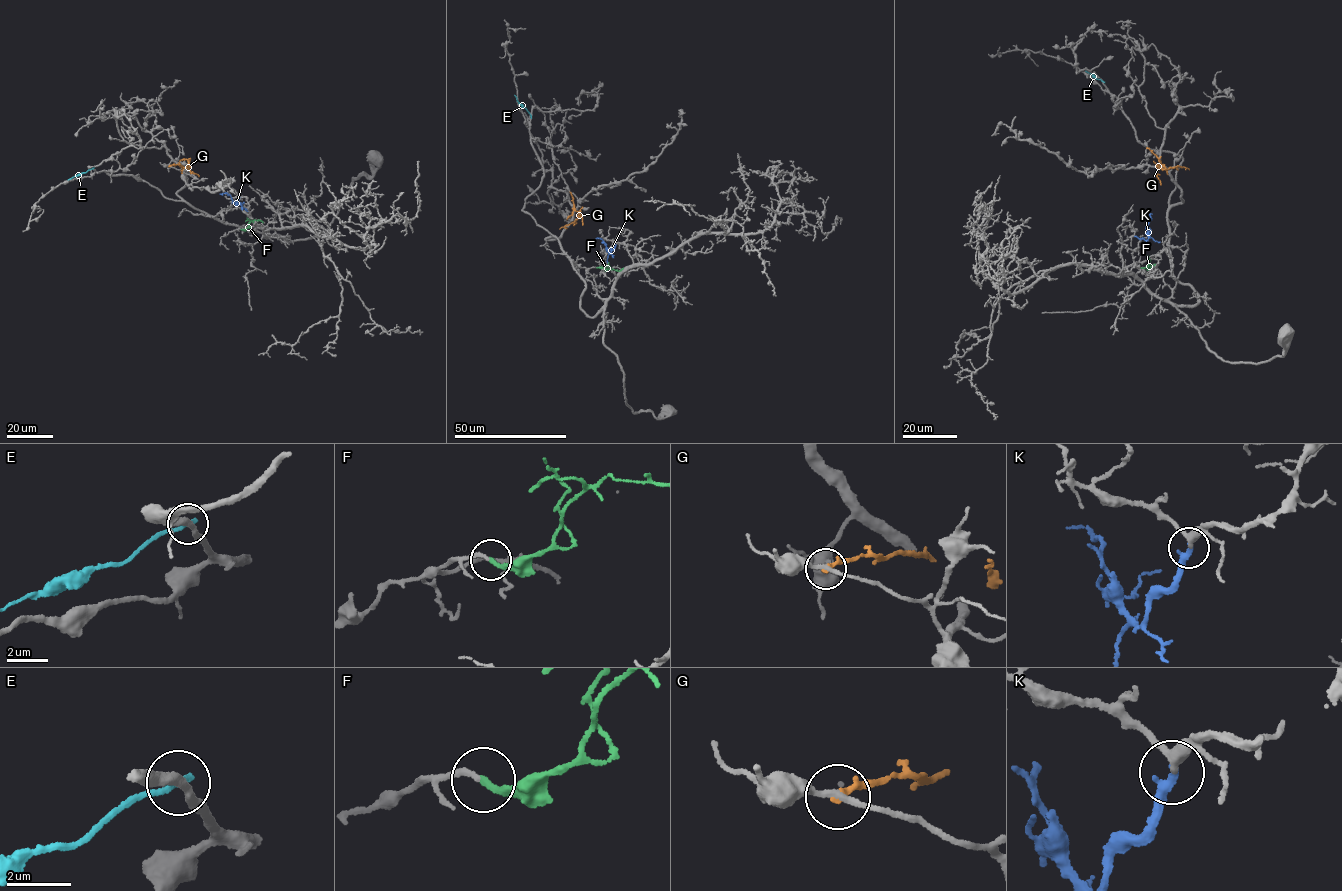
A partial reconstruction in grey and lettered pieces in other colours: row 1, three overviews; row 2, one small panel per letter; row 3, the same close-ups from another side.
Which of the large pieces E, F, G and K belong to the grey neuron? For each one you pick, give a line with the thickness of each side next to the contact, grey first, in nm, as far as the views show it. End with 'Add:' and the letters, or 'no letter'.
F: 180/200 nm
K: 320/260 nm
Add: F, K

